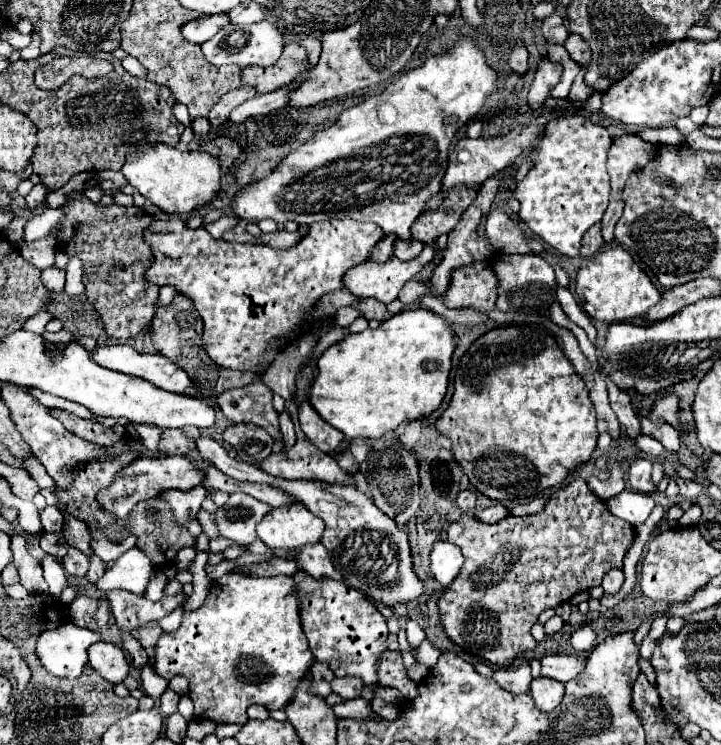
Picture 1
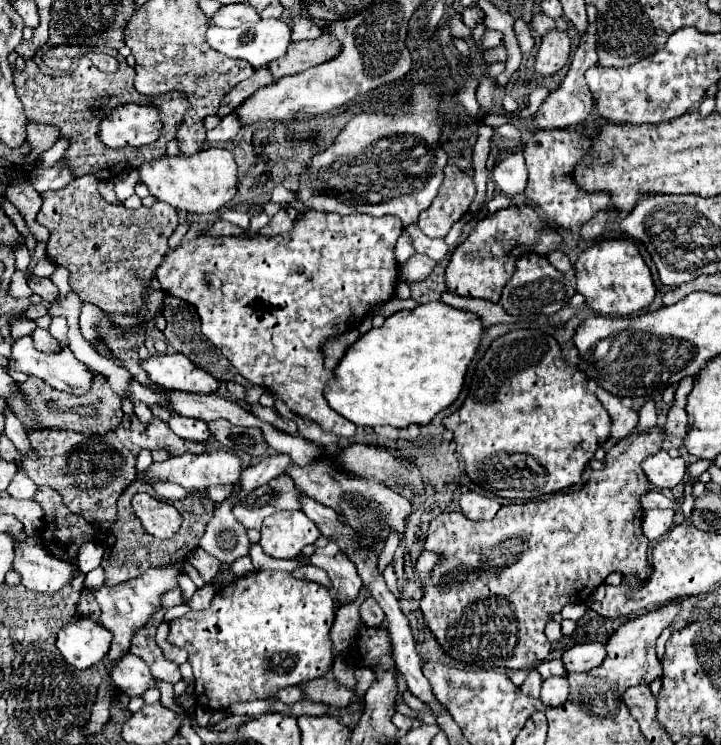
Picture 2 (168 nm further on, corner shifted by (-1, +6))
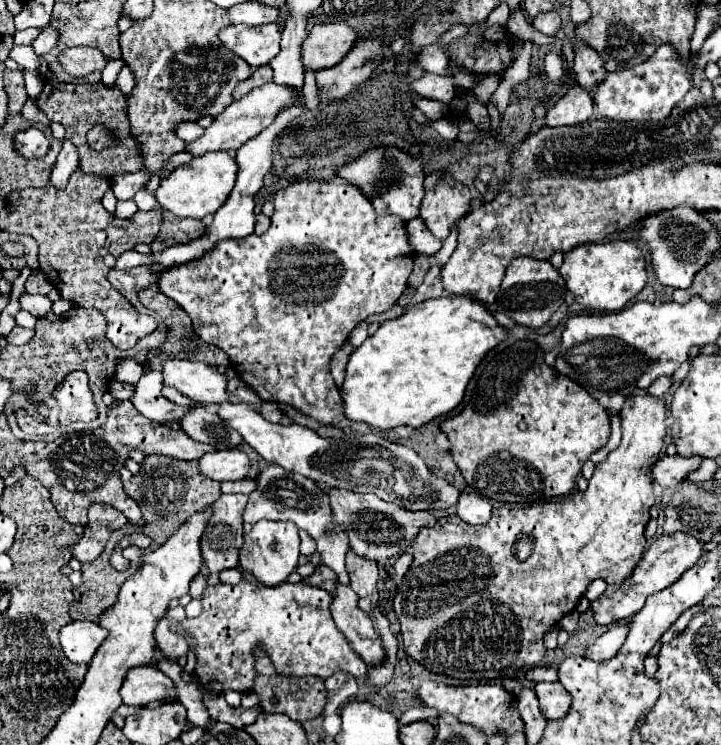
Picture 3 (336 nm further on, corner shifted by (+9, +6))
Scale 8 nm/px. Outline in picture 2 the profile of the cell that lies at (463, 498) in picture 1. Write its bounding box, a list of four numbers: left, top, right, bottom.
[460,492,500,520]

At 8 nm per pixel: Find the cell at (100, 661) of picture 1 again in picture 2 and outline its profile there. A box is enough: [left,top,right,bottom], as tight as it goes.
[112,654,156,698]

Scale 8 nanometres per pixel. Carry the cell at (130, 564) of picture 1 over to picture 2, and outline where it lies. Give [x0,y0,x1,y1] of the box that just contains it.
[84,568,104,588]

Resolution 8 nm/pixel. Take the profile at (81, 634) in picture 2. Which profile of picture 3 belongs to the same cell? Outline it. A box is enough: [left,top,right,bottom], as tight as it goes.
[60,620,108,664]

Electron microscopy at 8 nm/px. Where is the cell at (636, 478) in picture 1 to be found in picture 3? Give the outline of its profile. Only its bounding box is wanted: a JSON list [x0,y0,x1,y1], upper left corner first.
[652,454,702,488]

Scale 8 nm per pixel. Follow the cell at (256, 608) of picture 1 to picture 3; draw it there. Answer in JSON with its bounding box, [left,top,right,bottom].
[178,582,366,692]

